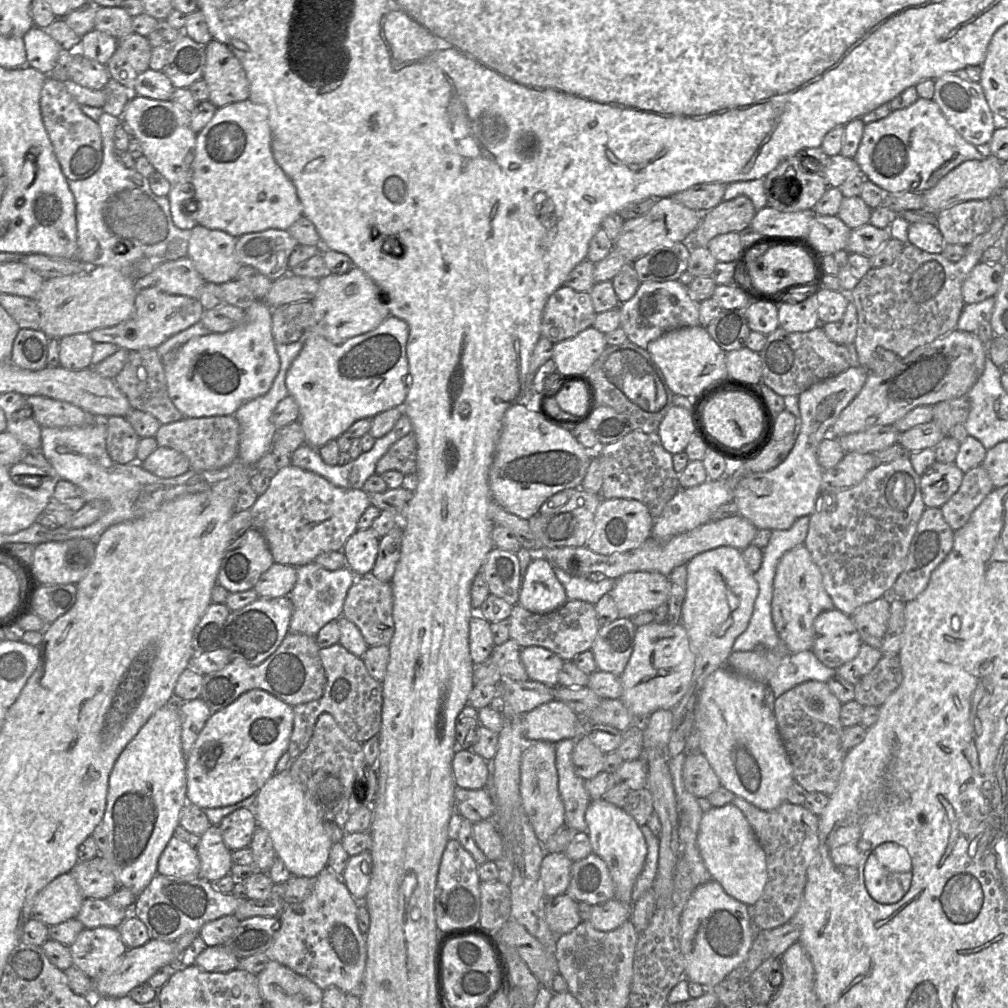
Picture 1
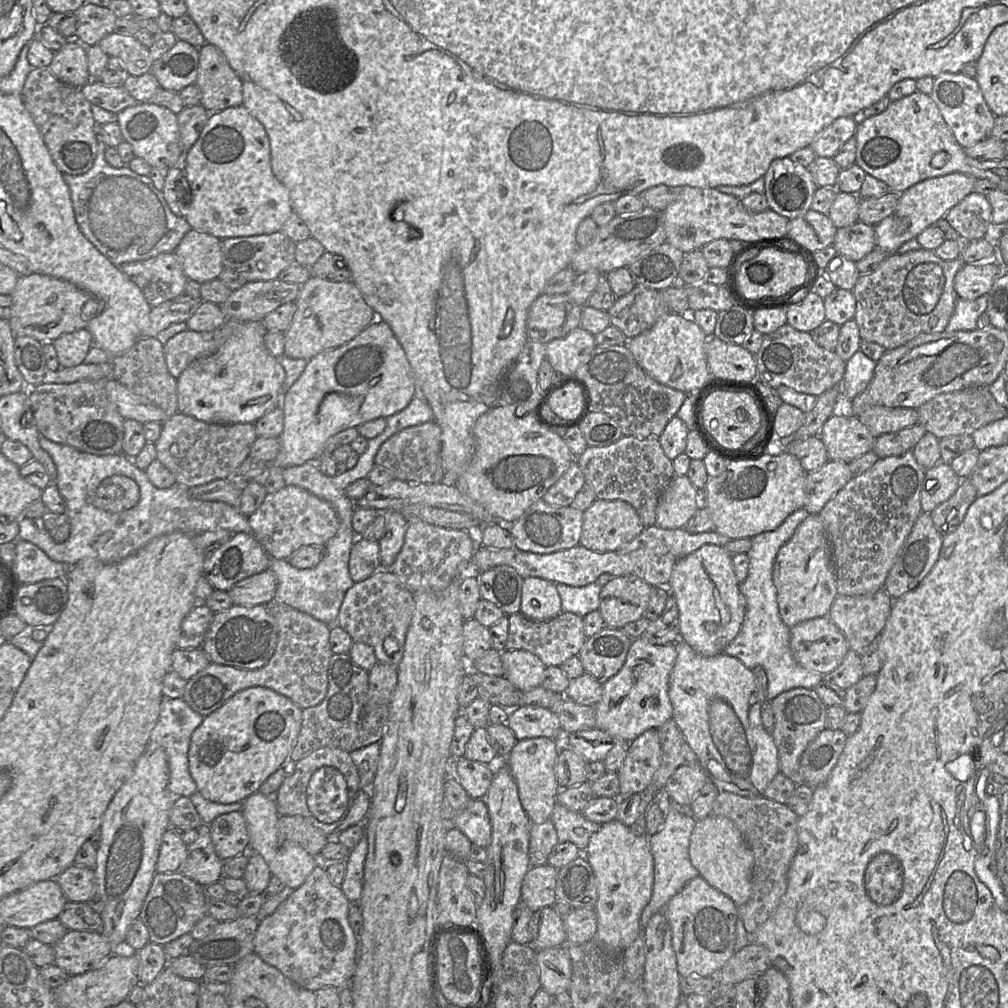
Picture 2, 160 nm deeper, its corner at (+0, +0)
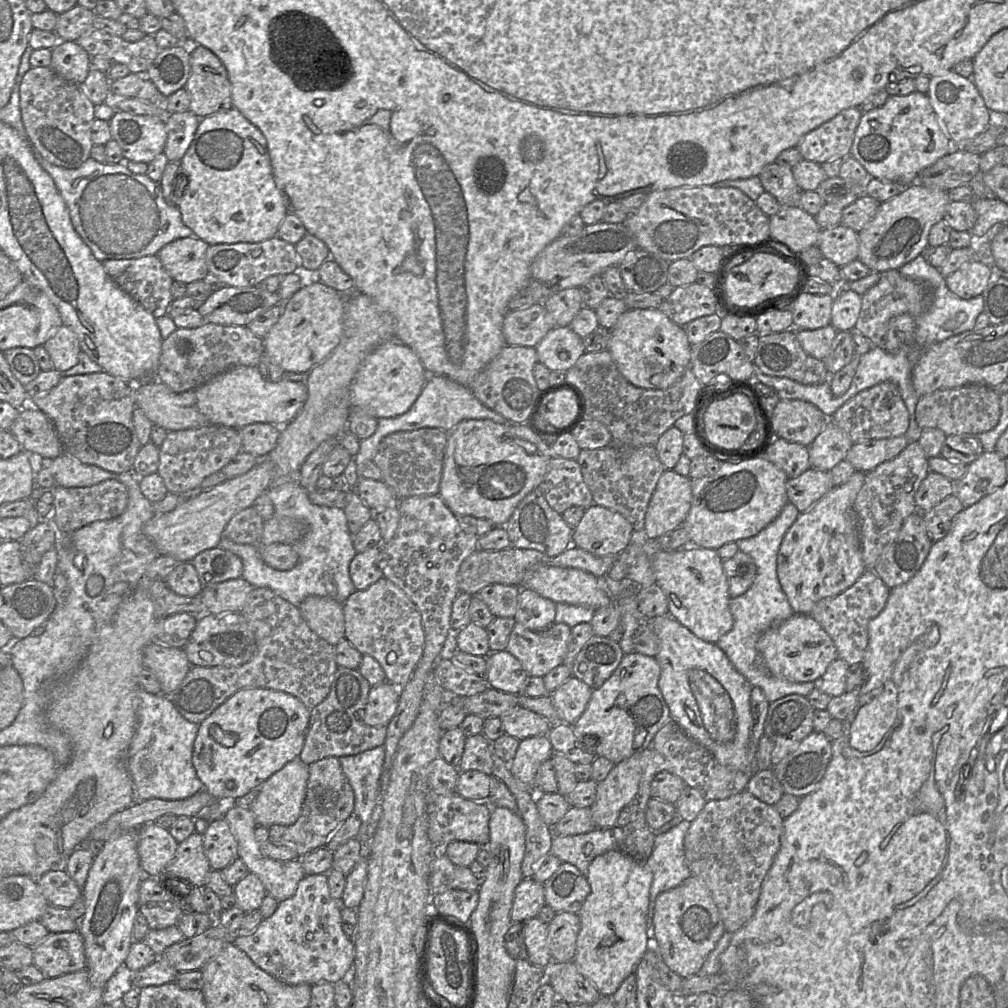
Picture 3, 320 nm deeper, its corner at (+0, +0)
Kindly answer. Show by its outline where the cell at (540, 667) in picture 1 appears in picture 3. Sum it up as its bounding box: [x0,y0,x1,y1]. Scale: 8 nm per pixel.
[484,650,528,694]

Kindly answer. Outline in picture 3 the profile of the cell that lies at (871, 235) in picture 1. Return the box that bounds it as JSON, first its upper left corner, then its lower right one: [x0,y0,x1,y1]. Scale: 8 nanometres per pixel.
[817,224,858,267]

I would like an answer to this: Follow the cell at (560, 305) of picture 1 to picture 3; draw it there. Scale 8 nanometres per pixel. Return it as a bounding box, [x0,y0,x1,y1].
[502,303,554,347]

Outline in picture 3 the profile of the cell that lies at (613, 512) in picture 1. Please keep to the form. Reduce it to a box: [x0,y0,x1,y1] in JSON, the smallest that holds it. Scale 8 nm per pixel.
[571,504,633,556]

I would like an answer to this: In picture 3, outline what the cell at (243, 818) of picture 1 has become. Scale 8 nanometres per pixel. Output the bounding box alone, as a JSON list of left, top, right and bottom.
[203,818,238,870]

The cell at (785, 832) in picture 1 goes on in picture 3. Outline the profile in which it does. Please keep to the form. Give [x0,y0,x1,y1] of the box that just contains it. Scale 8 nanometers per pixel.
[684,790,784,931]

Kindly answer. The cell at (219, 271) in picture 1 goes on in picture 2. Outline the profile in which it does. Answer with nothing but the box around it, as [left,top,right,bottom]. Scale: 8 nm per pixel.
[174,229,224,284]

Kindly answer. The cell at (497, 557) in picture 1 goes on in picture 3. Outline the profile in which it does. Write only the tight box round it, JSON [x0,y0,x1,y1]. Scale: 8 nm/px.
[476,583,520,617]

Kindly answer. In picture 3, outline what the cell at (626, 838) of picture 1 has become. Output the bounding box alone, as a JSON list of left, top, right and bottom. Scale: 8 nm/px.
[573,848,652,996]

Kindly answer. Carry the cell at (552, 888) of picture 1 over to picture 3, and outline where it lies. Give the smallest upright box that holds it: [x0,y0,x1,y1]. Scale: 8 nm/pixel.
[511,877,546,923]

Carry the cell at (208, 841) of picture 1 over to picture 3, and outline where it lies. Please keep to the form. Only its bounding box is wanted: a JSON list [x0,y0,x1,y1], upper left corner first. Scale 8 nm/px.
[164,832,211,888]

